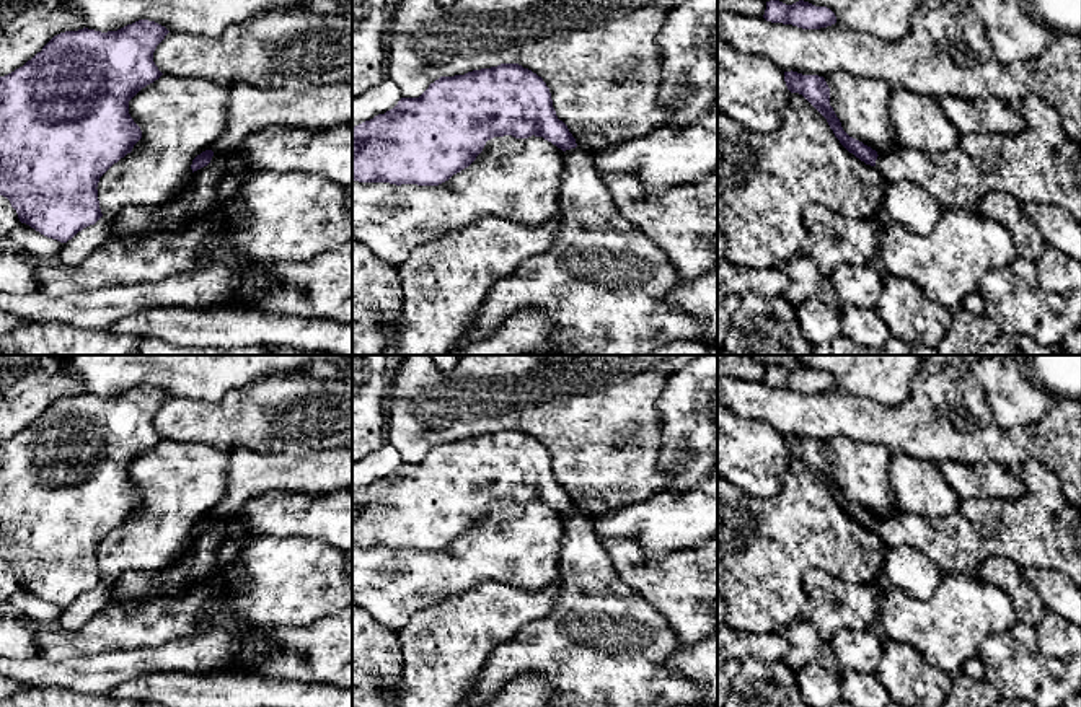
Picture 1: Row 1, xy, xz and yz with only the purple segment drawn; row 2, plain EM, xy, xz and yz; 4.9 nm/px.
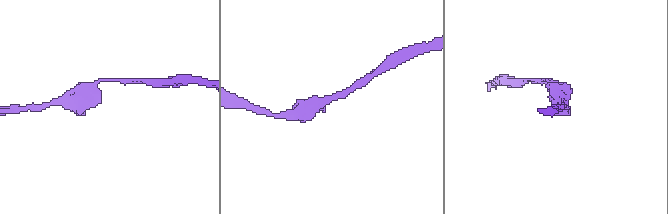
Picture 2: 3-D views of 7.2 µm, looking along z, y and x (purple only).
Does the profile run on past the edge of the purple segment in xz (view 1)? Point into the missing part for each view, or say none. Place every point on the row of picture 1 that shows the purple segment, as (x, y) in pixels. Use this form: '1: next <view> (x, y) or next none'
1: next none

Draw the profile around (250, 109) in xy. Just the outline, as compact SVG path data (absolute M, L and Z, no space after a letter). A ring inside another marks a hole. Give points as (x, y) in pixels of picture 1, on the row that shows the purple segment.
M352 81L303 91L230 85L227 125L212 152L236 152L243 140L266 127L329 129L352 121Z

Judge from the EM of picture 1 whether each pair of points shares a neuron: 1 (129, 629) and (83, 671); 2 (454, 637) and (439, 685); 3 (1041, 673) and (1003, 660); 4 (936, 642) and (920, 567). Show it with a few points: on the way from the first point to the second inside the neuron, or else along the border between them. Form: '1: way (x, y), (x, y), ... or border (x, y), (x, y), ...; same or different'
1: border (142, 647), (103, 650), (67, 660); different
2: way (444, 649), (439, 673); same
3: way (1031, 673), (1013, 663); same
4: border (943, 574), (935, 592), (923, 600), (889, 588); different

